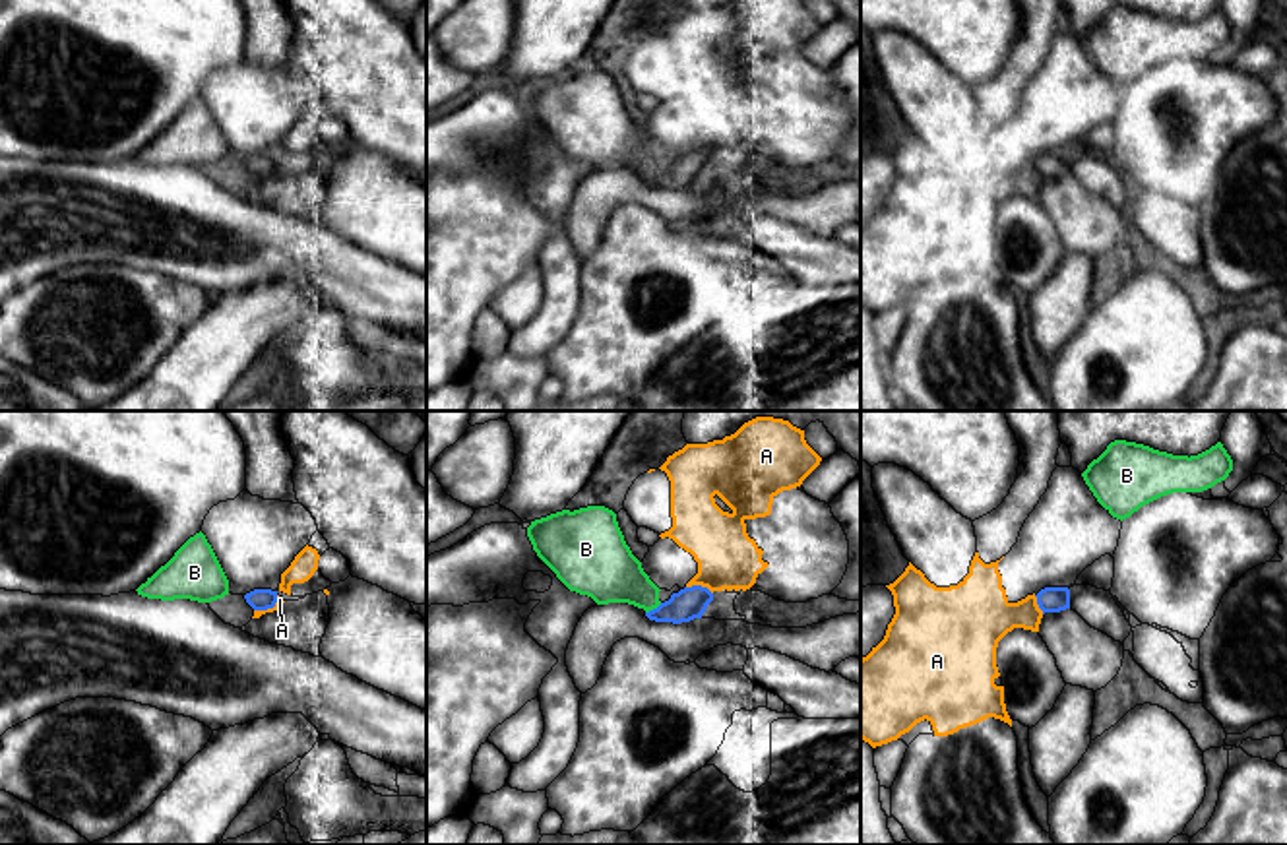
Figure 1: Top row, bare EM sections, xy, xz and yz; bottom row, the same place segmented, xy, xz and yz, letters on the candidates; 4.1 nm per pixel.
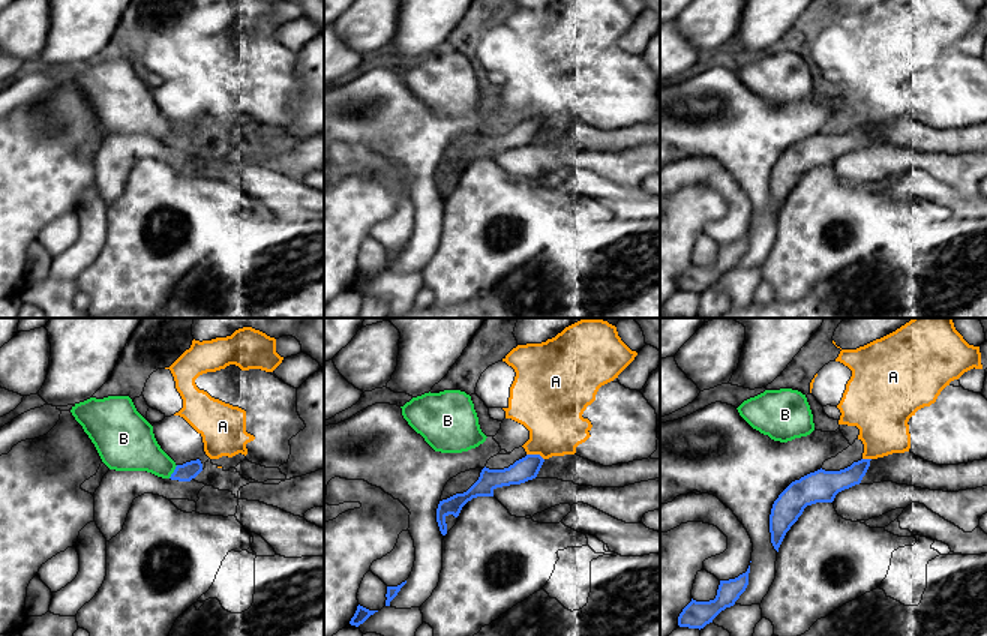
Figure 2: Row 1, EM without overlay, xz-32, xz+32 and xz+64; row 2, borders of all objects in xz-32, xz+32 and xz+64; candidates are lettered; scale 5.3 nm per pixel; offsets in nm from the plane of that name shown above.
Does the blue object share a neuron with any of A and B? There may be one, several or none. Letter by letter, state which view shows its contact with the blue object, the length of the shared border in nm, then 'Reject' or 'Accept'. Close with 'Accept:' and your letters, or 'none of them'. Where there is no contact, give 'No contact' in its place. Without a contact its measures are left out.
A: Touches blue in xz. Shared border 120 nm. Reject
B: Touches blue in xz. Shared border 80 nm. Reject
Accept: none of them

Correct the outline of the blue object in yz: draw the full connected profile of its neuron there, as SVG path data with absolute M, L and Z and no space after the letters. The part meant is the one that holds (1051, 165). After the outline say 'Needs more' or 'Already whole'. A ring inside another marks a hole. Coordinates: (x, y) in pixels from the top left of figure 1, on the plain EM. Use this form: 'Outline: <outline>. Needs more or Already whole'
Outline: M1045 153L1037 161L1037 171L1045 178L1060 178L1070 174L1070 155L1068 153Z. Already whole

